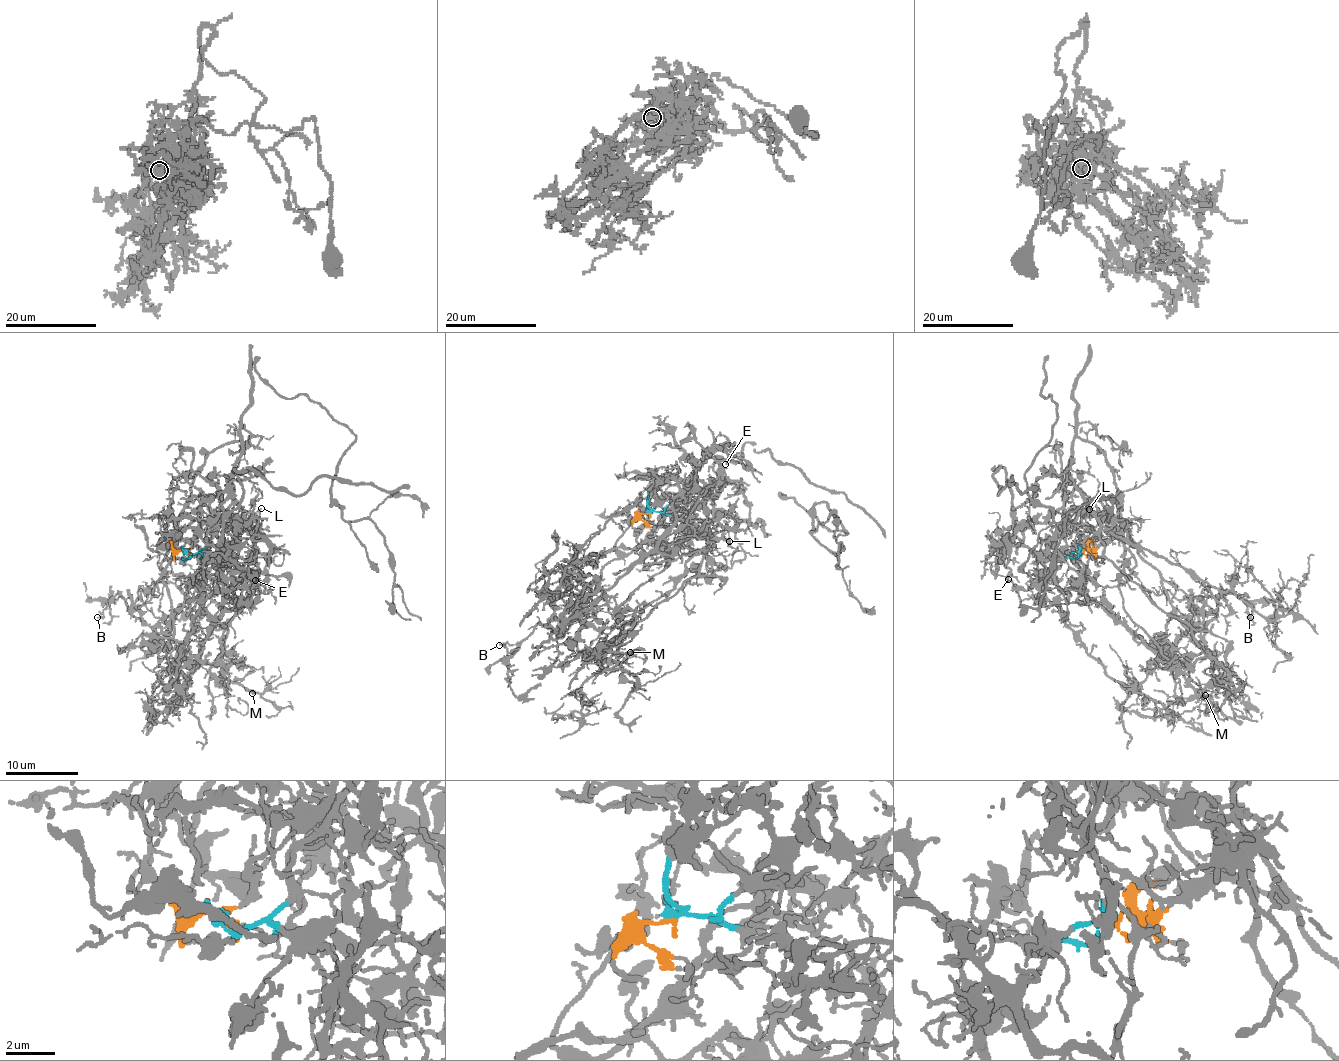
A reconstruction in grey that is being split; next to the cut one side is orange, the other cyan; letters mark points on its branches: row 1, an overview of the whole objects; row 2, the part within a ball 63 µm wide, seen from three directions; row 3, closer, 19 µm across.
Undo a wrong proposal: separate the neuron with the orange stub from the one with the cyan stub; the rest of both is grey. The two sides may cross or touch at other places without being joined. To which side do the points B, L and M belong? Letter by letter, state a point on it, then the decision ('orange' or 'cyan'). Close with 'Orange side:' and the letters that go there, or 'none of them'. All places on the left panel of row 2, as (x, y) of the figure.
B: place (97, 617); orange
L: place (261, 508); cyan
M: place (252, 693); cyan
Orange side: B

